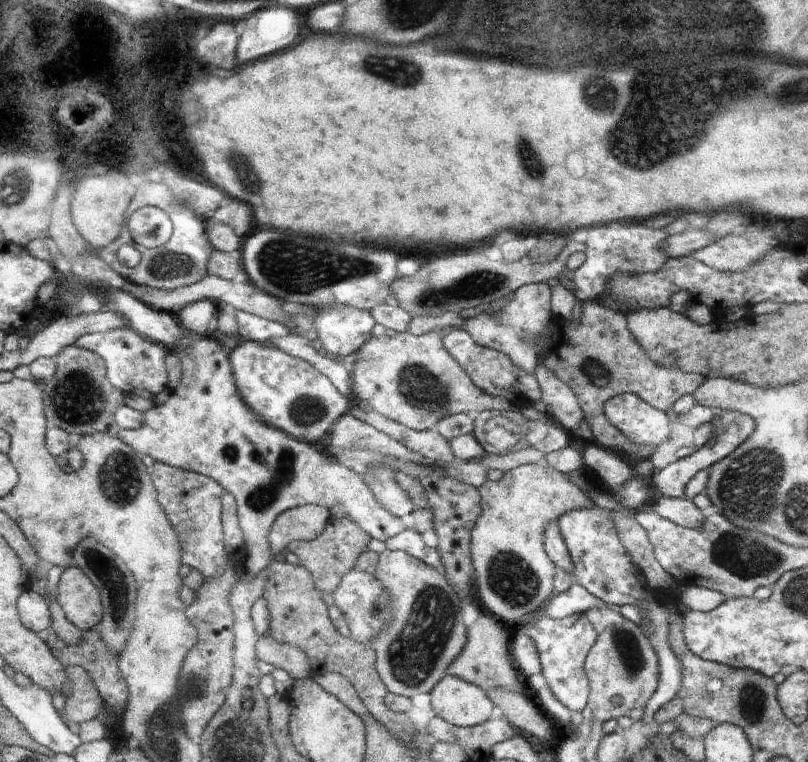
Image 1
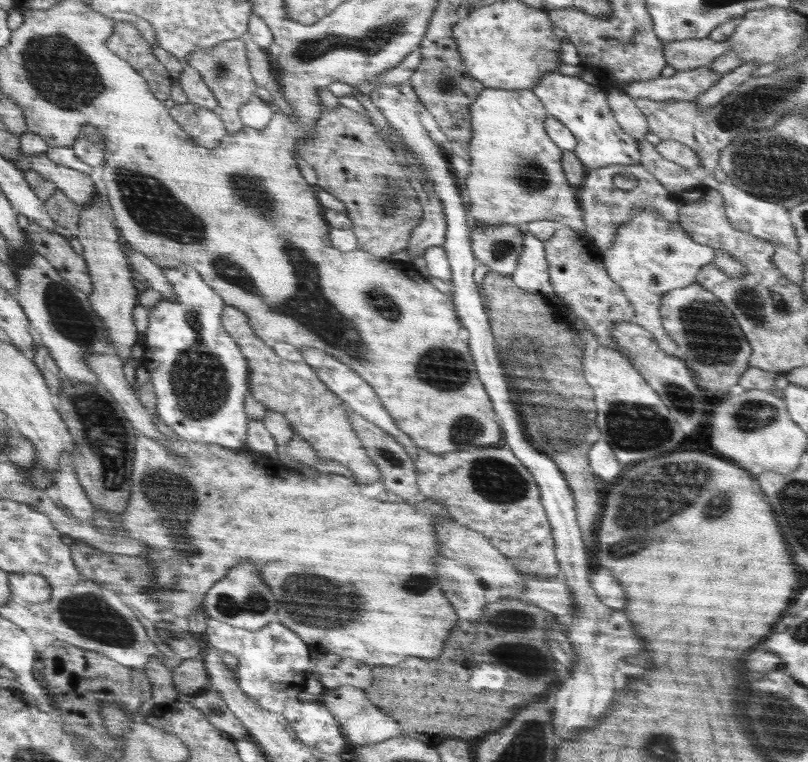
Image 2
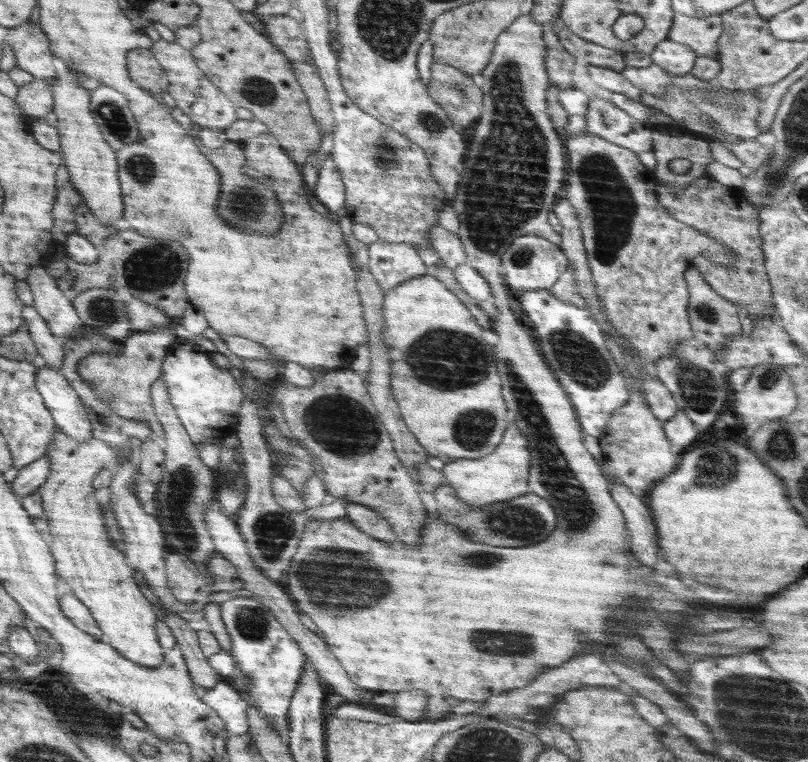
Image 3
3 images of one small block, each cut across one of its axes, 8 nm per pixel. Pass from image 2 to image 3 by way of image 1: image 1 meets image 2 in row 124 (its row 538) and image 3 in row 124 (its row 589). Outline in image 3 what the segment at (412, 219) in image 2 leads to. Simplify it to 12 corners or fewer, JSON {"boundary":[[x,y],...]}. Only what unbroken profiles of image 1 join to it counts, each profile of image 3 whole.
{"boundary":[[303,61],[291,69],[322,135],[336,130],[325,84]]}

